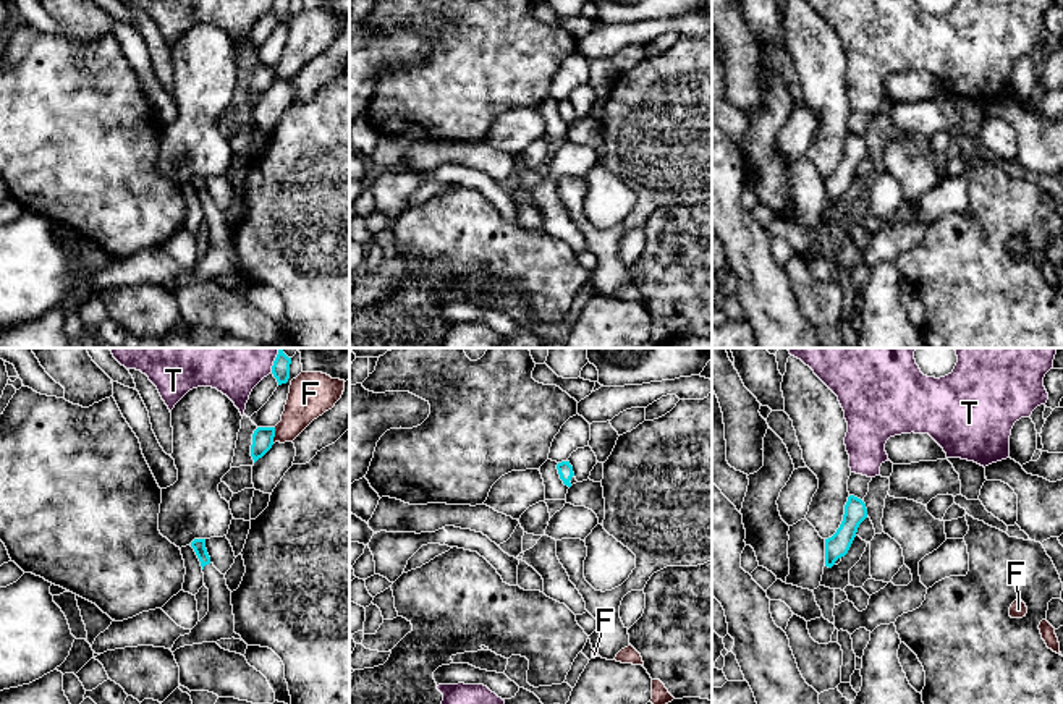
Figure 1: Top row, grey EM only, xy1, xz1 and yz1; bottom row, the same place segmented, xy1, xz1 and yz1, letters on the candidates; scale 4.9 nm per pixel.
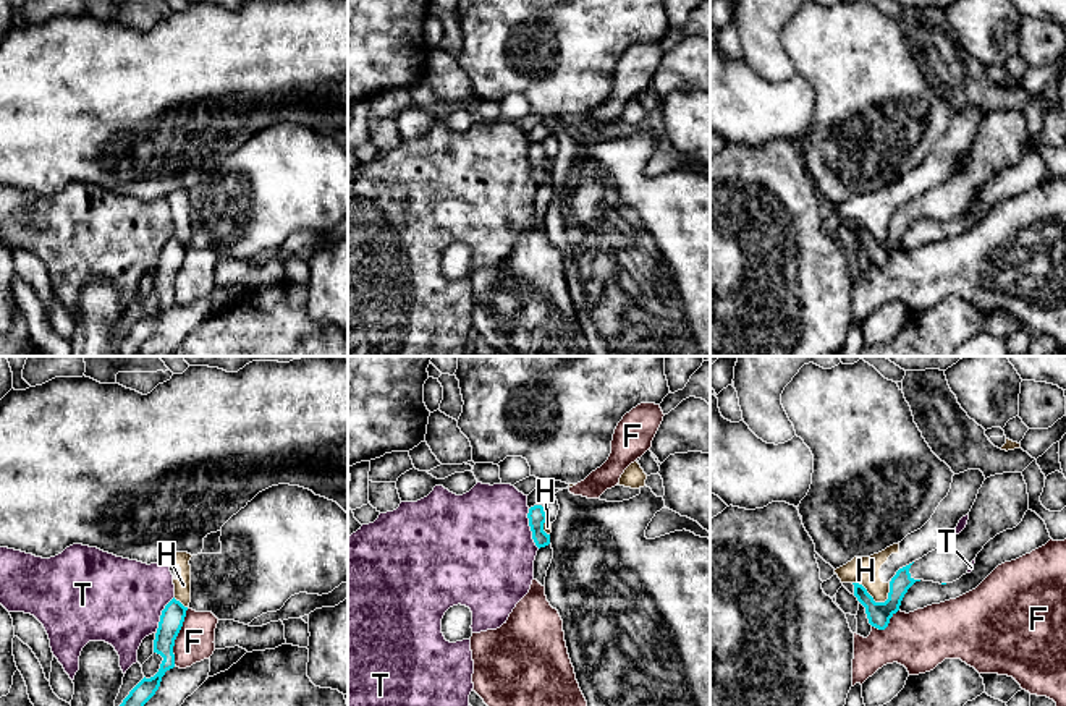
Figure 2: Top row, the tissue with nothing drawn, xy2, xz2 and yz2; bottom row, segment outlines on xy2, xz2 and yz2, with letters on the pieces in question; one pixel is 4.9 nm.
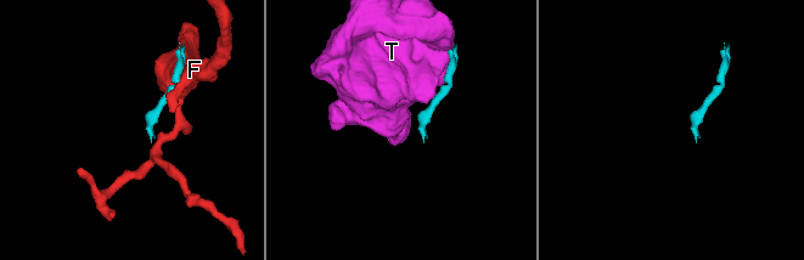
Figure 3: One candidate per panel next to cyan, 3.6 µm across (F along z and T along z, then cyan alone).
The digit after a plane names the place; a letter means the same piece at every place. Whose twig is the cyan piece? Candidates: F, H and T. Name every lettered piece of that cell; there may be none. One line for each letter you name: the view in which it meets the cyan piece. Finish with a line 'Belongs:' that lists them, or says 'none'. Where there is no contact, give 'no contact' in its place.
Belongs: none

